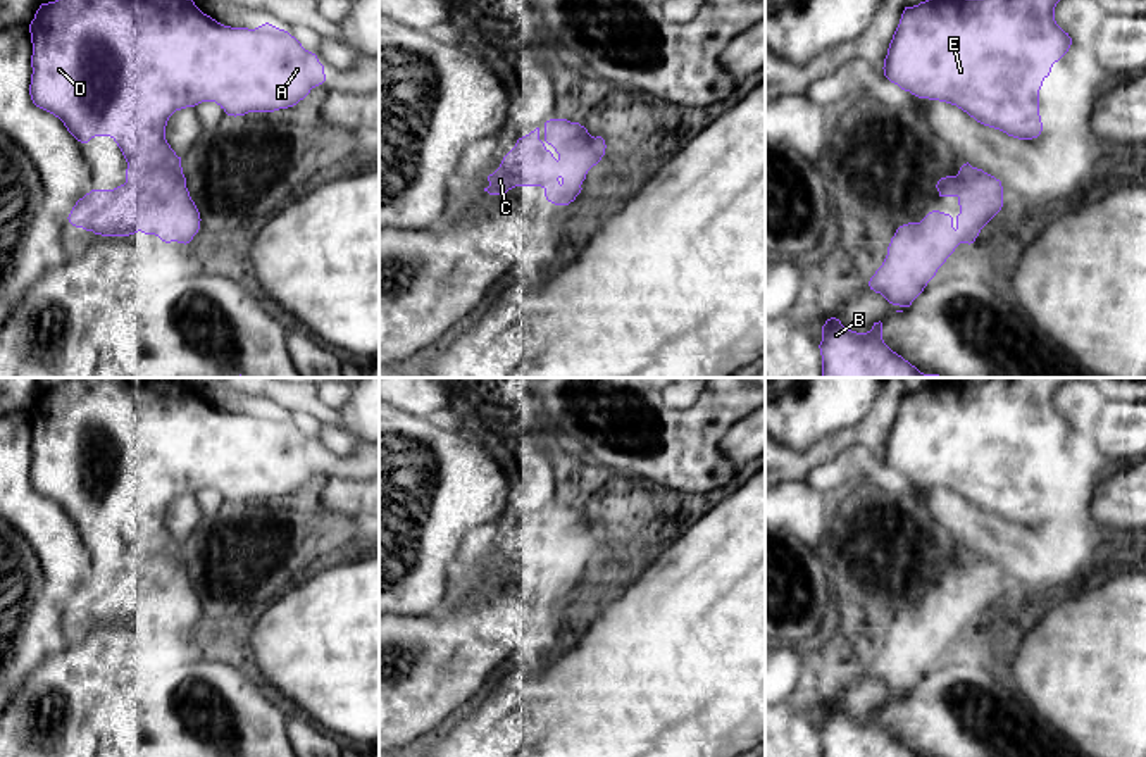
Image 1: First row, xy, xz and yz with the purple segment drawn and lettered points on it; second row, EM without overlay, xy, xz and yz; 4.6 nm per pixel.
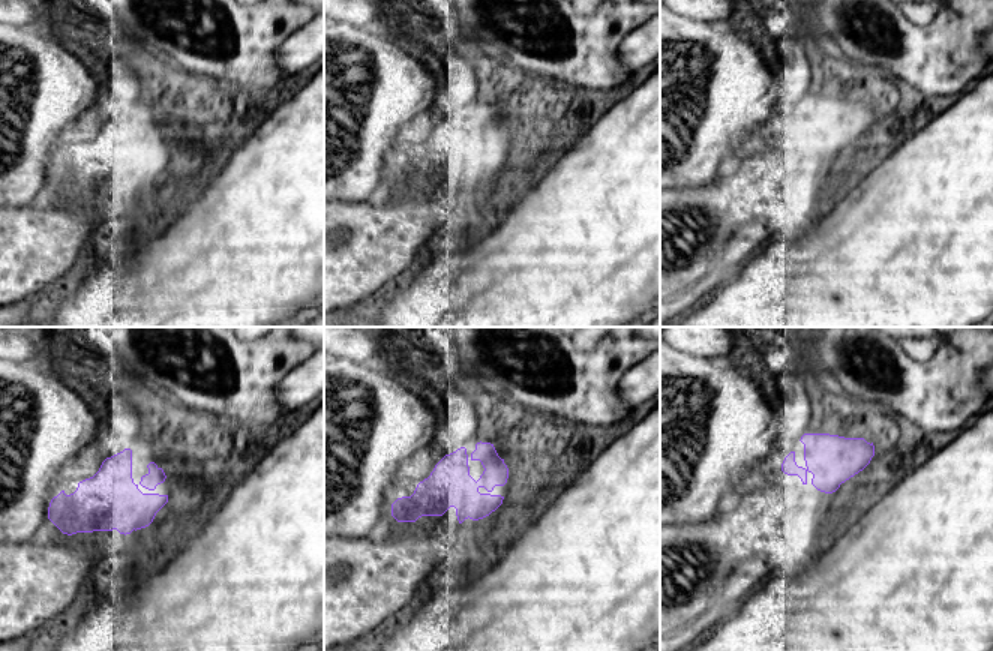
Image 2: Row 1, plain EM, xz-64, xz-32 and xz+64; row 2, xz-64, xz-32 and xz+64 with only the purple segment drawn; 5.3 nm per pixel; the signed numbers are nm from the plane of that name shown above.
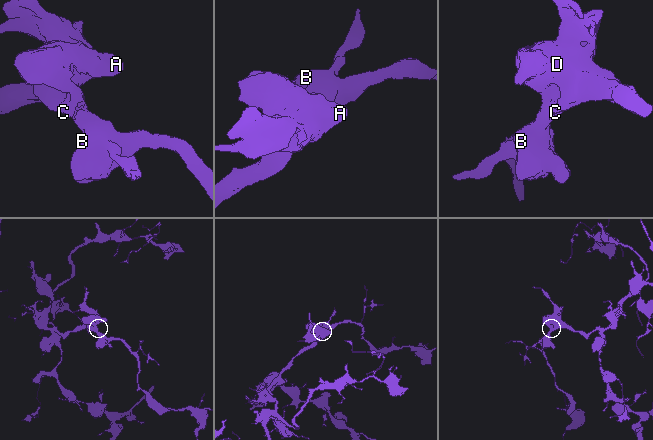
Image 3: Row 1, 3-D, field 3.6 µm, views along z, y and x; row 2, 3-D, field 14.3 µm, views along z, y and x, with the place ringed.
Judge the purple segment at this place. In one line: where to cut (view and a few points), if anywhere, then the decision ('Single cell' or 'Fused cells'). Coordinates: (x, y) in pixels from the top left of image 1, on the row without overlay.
No split. Single cell

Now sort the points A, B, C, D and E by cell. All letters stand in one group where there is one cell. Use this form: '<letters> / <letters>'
A B C D E

